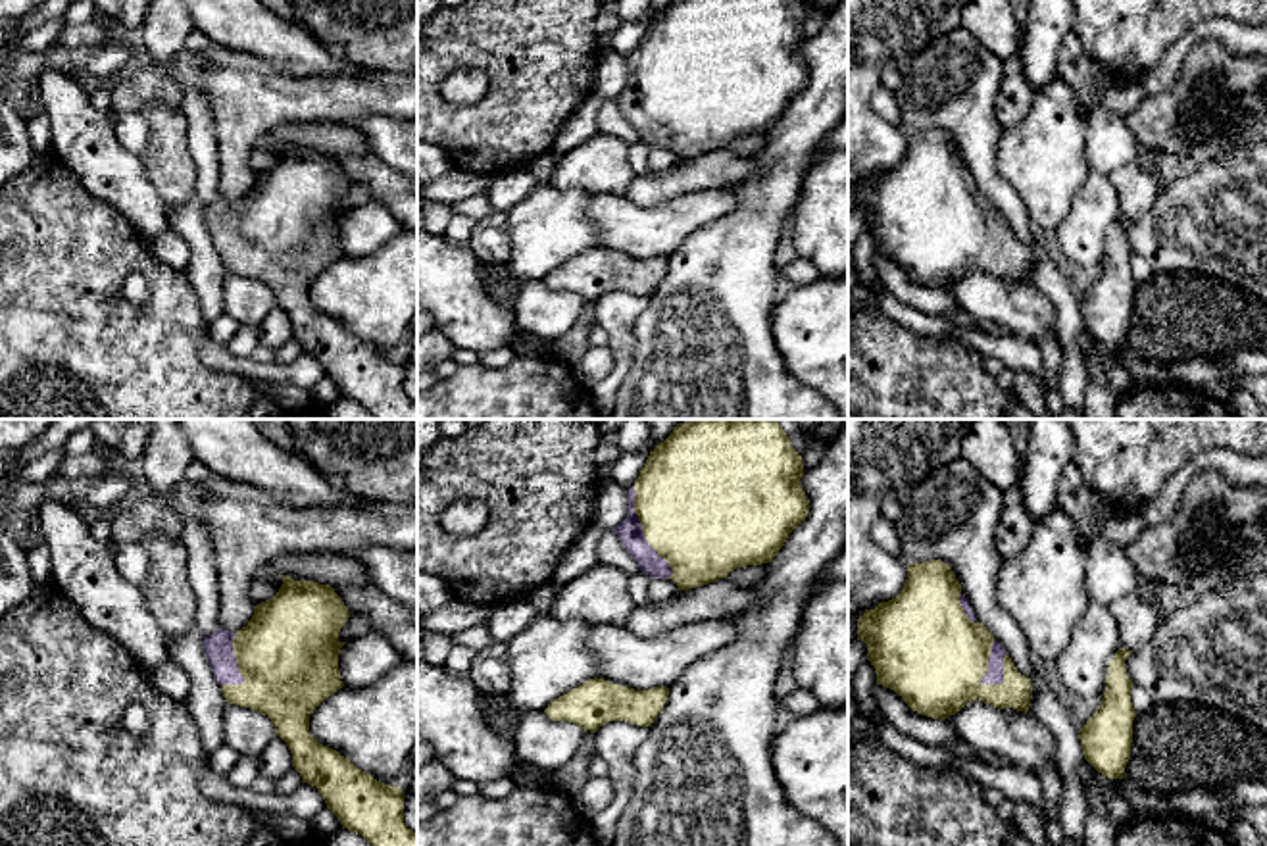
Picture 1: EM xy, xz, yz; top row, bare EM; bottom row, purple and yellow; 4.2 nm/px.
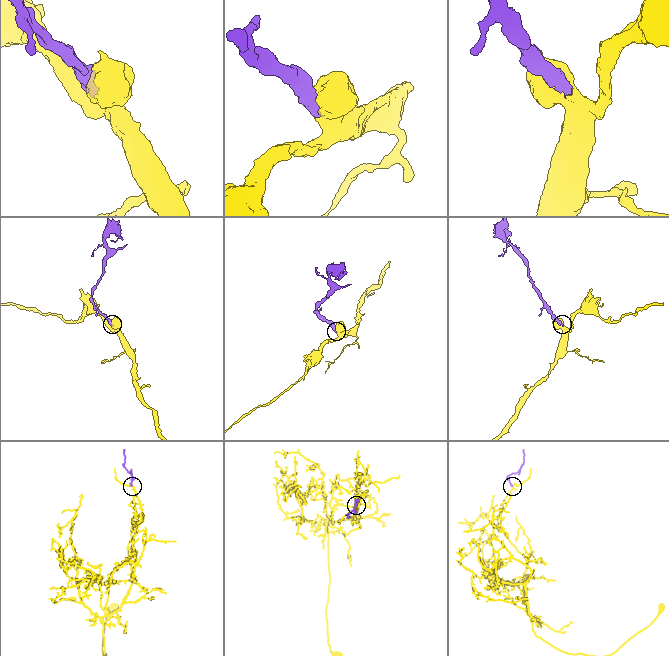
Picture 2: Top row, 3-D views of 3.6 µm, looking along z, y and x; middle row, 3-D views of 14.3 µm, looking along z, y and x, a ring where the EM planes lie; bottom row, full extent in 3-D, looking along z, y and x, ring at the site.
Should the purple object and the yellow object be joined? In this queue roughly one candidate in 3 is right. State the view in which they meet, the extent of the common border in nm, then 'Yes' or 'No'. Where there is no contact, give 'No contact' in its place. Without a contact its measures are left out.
Touches purple in xz. Shared border 420 nm. Yes

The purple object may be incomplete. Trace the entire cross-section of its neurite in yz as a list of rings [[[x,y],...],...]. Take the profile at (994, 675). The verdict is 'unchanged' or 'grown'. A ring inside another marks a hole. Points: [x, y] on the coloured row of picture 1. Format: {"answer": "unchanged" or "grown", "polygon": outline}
{"answer": "grown", "polygon": [[[940,560],[907,565],[900,594],[859,615],[857,638],[867,644],[877,684],[894,690],[921,715],[946,719],[977,698],[998,709],[1029,711],[1031,679],[1017,671],[1006,648],[977,621],[952,567]]]}

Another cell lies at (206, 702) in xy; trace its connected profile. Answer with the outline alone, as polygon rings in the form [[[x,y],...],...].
[[[192,625],[185,634],[167,642],[167,652],[169,659],[190,679],[190,694],[185,704],[198,727],[206,761],[210,761],[211,752],[223,742],[227,700],[213,679],[202,642],[202,633]]]

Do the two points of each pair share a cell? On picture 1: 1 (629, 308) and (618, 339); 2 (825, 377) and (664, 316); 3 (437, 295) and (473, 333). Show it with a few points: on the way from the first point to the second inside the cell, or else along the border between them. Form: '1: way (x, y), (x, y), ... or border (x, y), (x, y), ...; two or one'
1: way (621, 316), (620, 331); one
2: border (770, 320), (783, 366), (818, 393); two
3: way (447, 304), (464, 325); one

